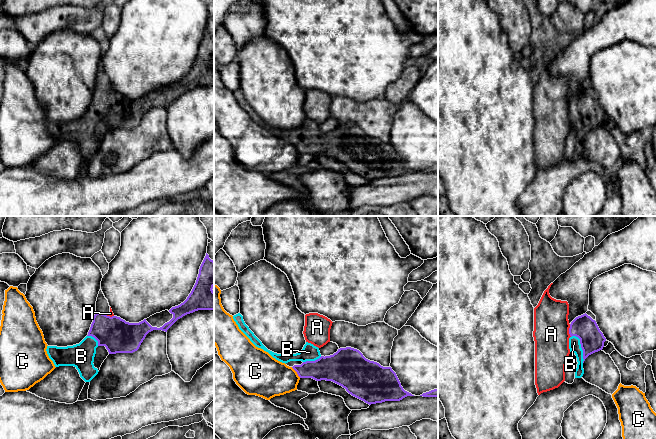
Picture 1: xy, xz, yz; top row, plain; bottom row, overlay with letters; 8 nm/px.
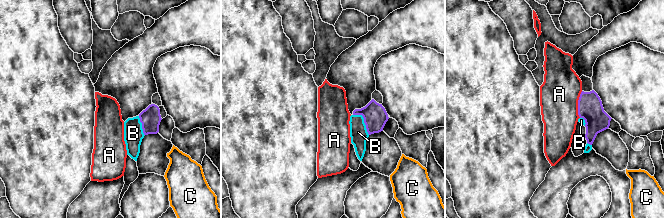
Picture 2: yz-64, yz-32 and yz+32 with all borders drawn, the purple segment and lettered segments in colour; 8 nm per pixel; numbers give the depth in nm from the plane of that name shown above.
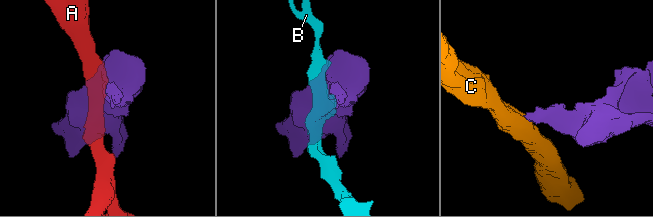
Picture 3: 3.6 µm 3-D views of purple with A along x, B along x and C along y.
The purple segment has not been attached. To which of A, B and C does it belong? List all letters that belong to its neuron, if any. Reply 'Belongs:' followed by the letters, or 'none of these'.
Belongs: B

